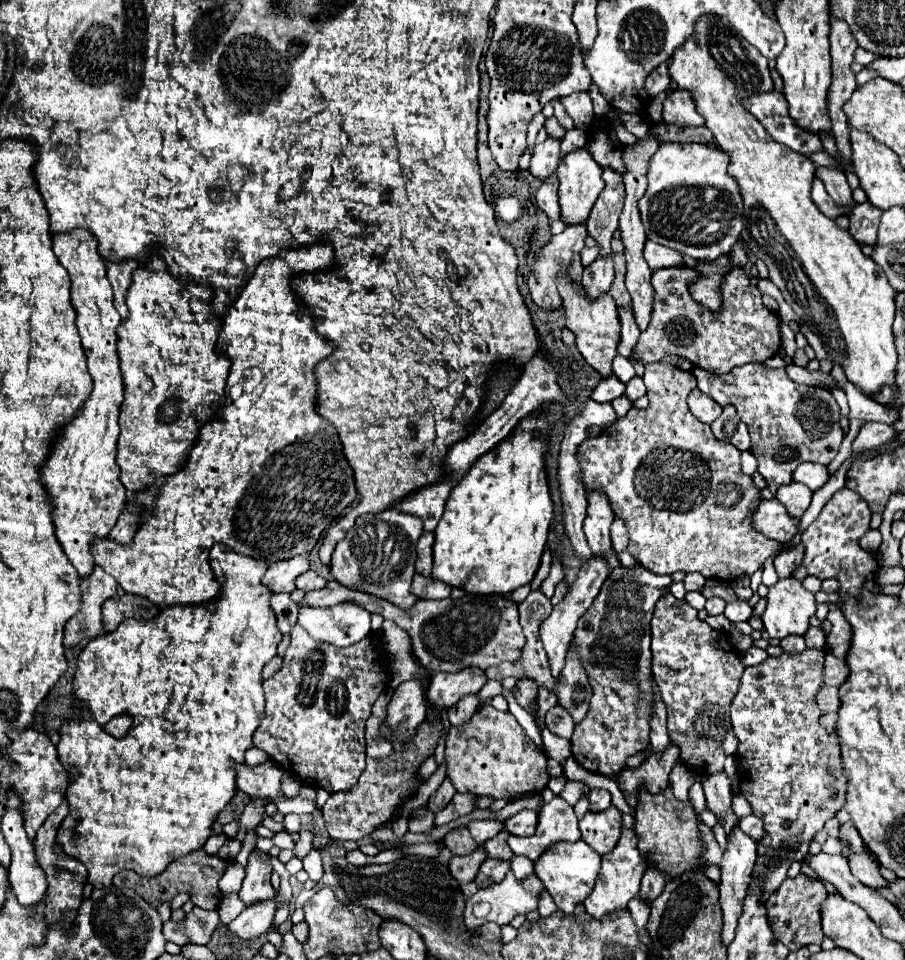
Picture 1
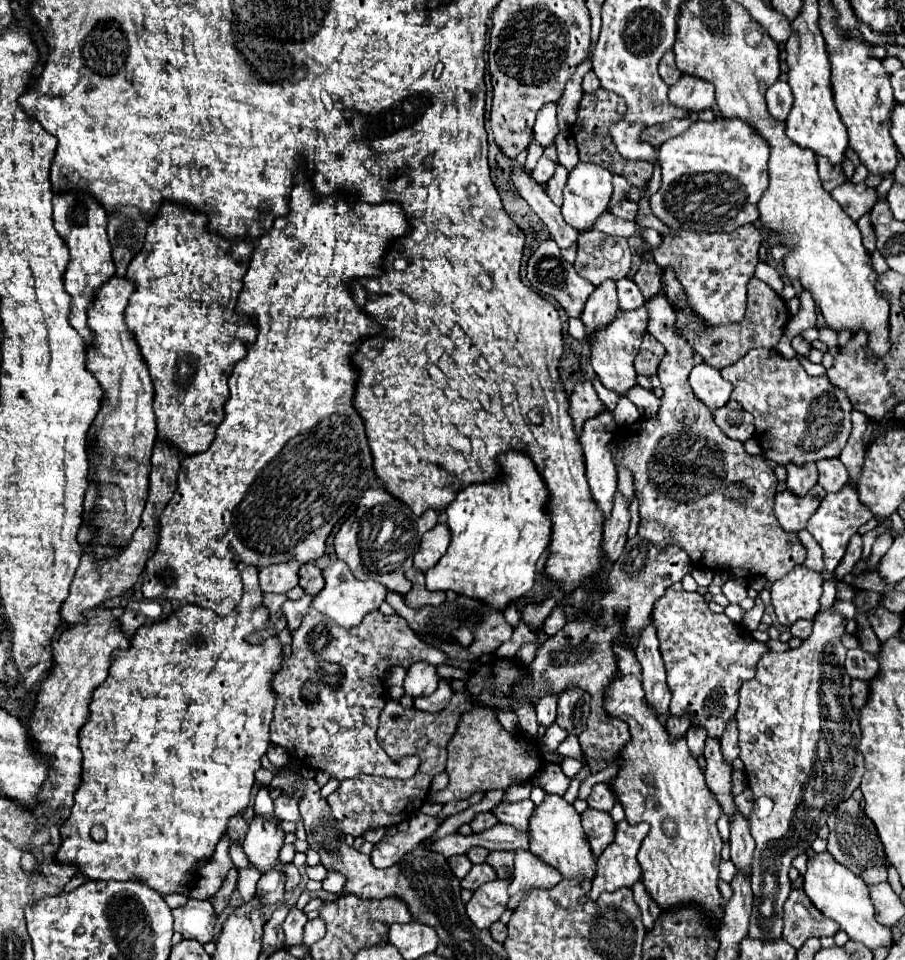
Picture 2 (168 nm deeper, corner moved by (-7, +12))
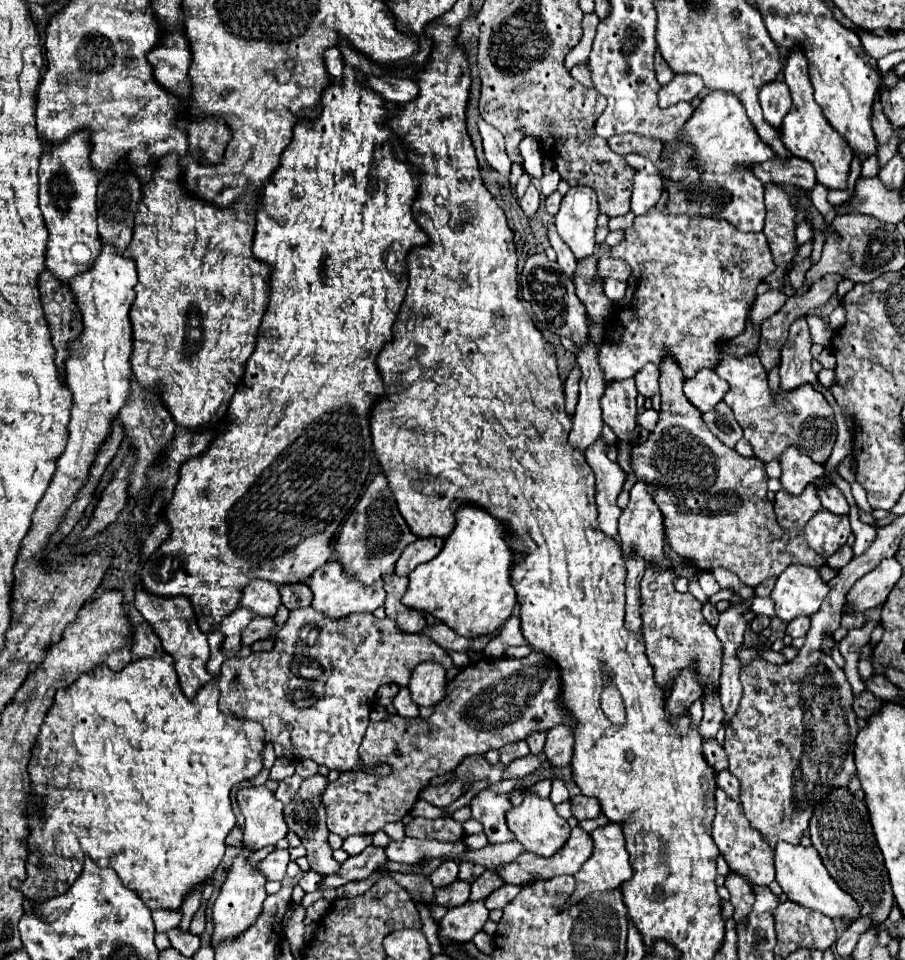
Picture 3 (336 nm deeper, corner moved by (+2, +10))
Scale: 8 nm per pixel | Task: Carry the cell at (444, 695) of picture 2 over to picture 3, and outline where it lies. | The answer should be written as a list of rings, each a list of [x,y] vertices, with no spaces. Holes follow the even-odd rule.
[[[400,688],[398,696],[394,698],[394,708],[404,718],[416,718],[418,716],[418,706],[412,702],[410,696],[406,696],[406,688]]]

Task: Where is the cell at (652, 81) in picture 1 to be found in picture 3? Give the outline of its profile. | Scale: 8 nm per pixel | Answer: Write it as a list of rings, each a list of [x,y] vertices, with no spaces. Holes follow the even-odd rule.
[[[656,52],[654,54],[654,70],[656,70],[656,80],[660,82],[660,86],[664,86],[664,84],[668,84],[672,78],[674,78],[674,72],[668,68],[668,64],[664,62],[664,58],[662,58],[662,54],[660,52]]]

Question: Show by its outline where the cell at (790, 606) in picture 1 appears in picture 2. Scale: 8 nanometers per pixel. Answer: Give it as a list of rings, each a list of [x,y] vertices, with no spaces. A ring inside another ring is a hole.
[[[803,564],[793,568],[771,586],[771,604],[777,620],[785,626],[791,626],[801,618],[813,620],[813,616],[821,610],[821,594],[823,578],[819,572]]]

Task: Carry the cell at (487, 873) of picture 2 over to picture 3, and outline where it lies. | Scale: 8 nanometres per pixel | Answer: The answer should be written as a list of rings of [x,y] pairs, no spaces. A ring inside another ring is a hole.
[[[456,880],[456,882],[452,882],[450,886],[438,888],[438,890],[434,892],[436,904],[442,904],[442,906],[446,906],[446,908],[460,906],[460,904],[468,902],[468,898],[470,898],[470,884],[464,882],[464,880]]]

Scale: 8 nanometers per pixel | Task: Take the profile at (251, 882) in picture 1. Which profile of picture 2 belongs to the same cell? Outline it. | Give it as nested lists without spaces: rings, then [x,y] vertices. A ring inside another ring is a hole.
[[[255,816],[249,824],[249,832],[243,842],[243,850],[261,872],[267,872],[273,864],[277,864],[279,850],[283,846],[285,832],[279,826],[279,818],[263,818]]]

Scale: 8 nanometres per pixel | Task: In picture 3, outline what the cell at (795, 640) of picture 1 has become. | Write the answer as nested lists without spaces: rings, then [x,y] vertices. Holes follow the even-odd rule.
[[[800,616],[800,618],[796,618],[796,620],[792,620],[788,624],[786,634],[790,638],[800,638],[800,636],[804,636],[808,632],[808,628],[810,628],[810,618],[808,616]]]

